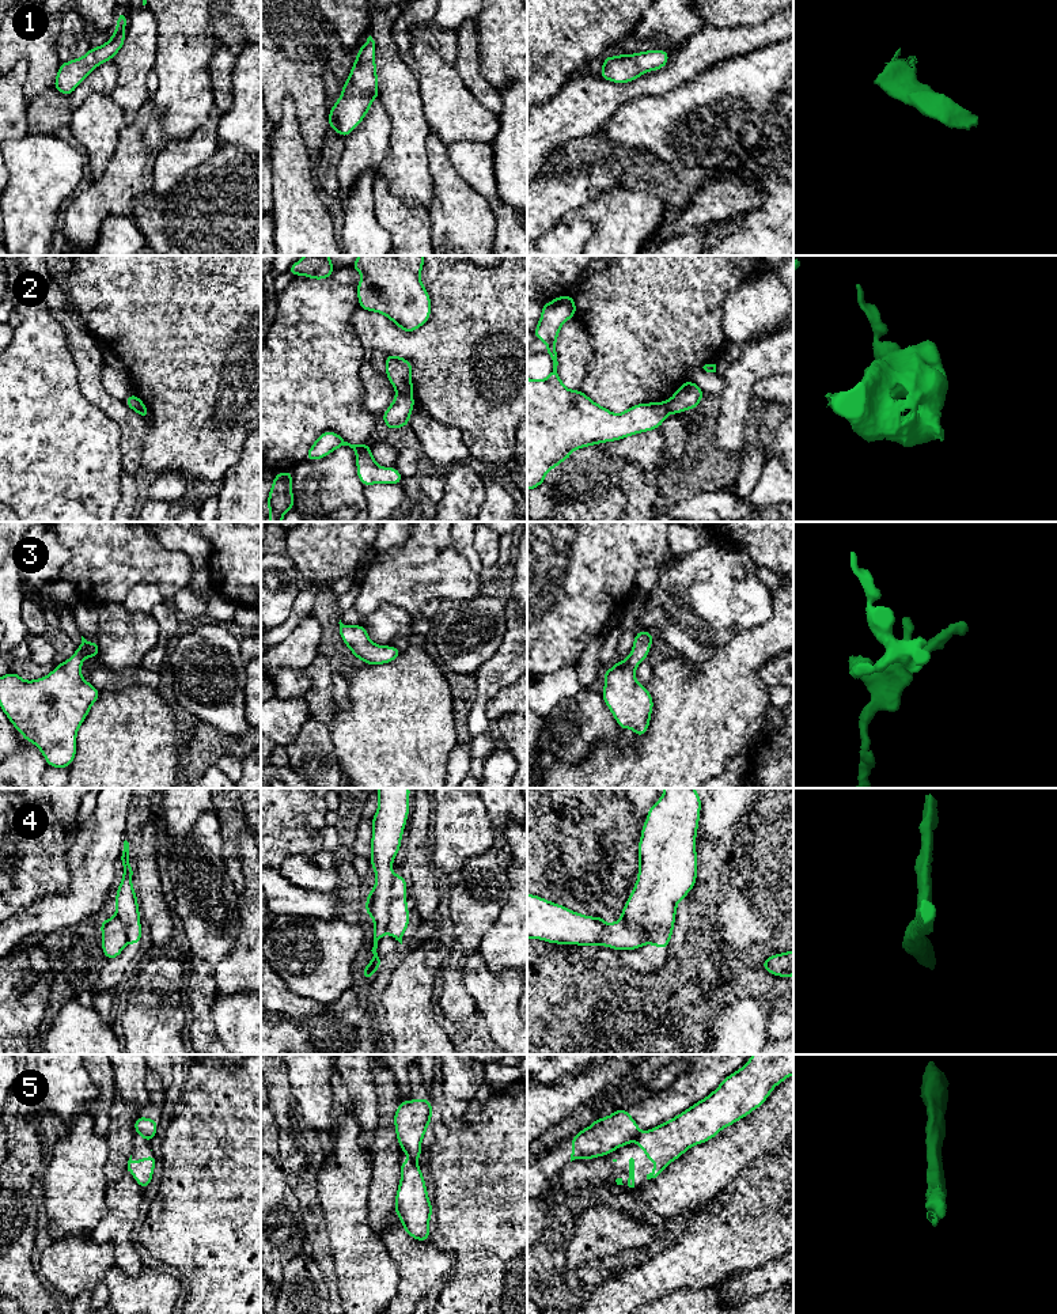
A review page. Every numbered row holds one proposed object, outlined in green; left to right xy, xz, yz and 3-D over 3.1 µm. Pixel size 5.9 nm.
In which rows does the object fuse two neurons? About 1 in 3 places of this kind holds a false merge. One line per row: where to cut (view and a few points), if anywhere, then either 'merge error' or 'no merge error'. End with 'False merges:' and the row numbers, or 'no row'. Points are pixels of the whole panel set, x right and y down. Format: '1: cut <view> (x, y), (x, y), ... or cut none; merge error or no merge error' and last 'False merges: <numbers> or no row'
1: cut none; no merge error
2: cut xz (397, 390), (410, 396); merge error
3: cut none; no merge error
4: cut xz (394, 875), (390, 883), (386, 931); merge error
5: cut yz (637, 1132), (631, 1139); merge error
False merges: 2, 4, 5

